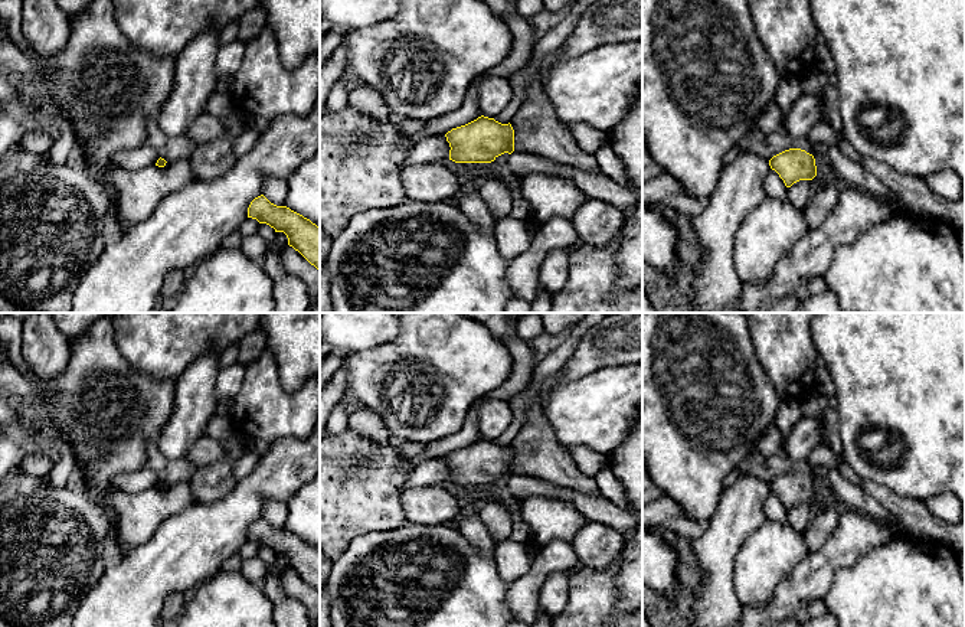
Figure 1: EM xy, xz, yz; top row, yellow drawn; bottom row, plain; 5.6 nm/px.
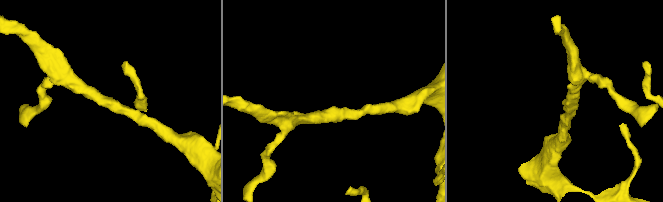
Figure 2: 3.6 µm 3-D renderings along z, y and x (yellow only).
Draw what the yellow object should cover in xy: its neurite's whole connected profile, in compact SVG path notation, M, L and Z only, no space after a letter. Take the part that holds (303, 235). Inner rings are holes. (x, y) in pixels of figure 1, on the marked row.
M264 195L251 202L248 218L284 232L288 245L320 271L320 226L287 206L271 203Z

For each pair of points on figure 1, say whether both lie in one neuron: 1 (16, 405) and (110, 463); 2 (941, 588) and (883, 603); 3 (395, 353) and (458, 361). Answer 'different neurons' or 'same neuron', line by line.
1: same neuron
2: same neuron
3: same neuron

